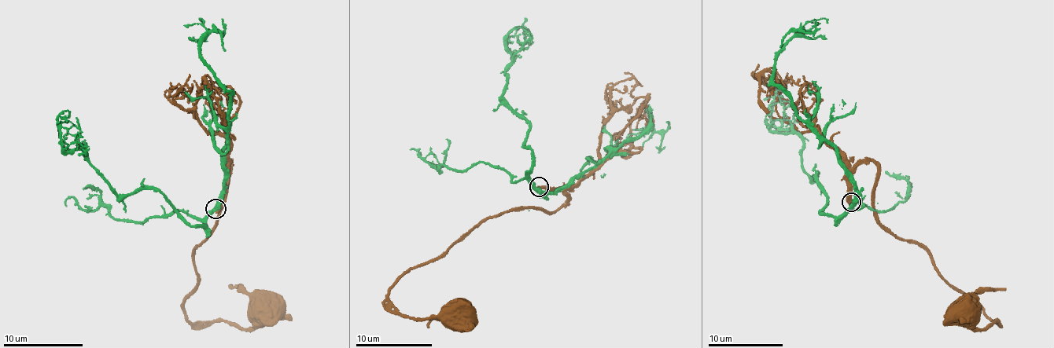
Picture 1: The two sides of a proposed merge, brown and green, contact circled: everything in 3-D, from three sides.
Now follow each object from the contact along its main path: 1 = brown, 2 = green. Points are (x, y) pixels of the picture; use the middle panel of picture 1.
1: (539, 186), (562, 190), (561, 207), (485, 219), (390, 289), (389, 301), (409, 317), (455, 318)
2: (539, 188), (528, 177), (528, 126), (503, 94), (511, 62), (508, 40), (514, 36), (526, 49), (519, 47)

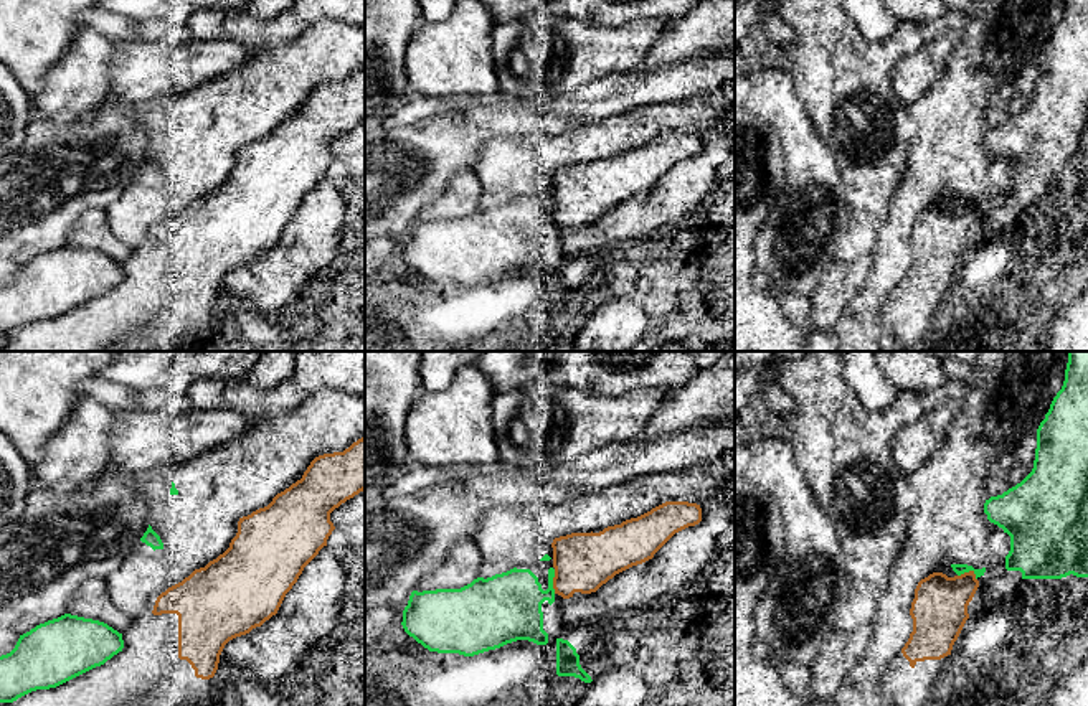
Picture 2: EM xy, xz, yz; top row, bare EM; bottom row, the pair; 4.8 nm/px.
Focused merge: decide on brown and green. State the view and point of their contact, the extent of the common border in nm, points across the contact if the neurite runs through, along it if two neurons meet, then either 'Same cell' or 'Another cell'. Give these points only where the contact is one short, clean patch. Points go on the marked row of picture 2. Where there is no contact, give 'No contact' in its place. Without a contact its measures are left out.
Touches brown at xz (553, 581). Shared border 120 nm. Another cell

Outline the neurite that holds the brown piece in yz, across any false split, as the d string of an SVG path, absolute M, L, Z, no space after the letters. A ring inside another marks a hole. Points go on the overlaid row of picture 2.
M974 571L954 577L933 572L918 582L910 609L913 632L880 681L892 706L923 706L933 698L977 587Z

